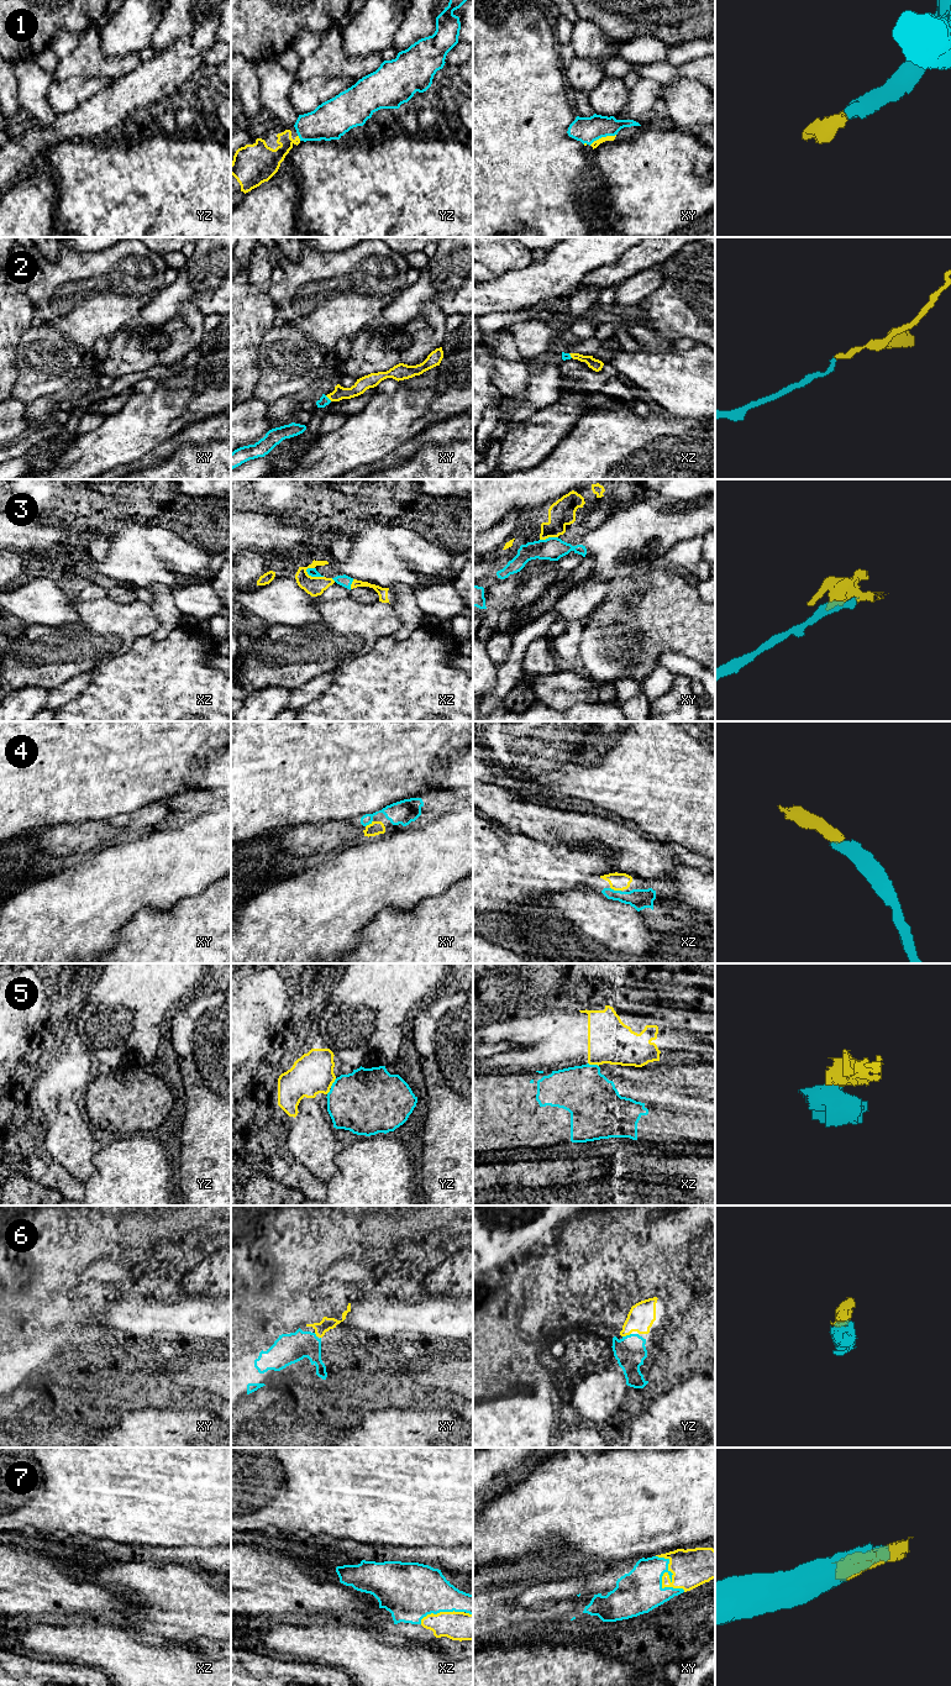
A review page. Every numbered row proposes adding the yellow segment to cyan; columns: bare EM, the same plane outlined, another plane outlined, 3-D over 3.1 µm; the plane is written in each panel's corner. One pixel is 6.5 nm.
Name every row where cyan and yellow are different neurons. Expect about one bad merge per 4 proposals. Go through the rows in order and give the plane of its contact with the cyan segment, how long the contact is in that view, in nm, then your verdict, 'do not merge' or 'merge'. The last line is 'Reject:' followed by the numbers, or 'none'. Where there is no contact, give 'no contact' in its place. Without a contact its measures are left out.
1: contact in xy; length 190 nm; merge
2: contact in xy; length 60 nm; merge
3: contact in xz; length 130 nm; merge
4: contact in xz; length 80 nm; merge
5: contact in xz; length 80 nm; do not merge
6: contact in yz; length 60 nm; merge
7: contact in xy; length 300 nm; merge
Reject: 5

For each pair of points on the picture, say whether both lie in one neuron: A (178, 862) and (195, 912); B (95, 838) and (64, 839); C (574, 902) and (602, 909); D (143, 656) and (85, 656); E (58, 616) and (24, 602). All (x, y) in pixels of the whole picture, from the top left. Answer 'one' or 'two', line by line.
A: two
B: one
C: one
D: two
E: one

